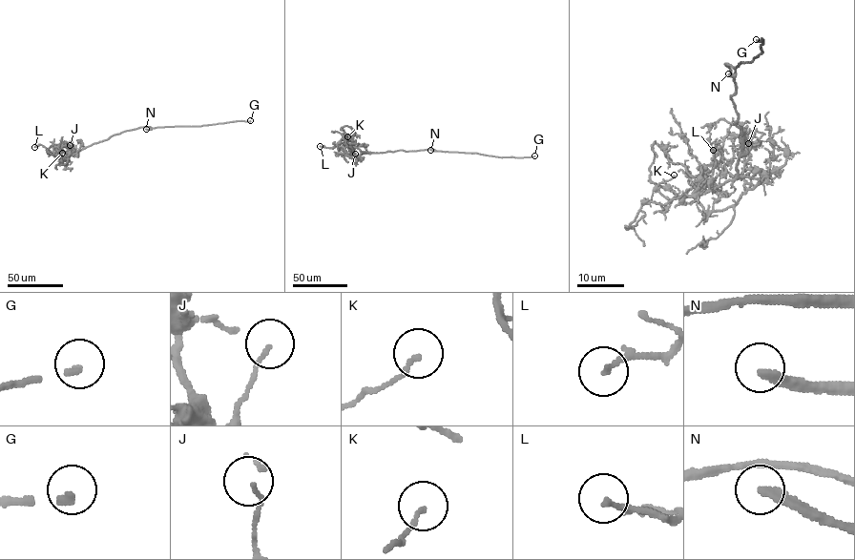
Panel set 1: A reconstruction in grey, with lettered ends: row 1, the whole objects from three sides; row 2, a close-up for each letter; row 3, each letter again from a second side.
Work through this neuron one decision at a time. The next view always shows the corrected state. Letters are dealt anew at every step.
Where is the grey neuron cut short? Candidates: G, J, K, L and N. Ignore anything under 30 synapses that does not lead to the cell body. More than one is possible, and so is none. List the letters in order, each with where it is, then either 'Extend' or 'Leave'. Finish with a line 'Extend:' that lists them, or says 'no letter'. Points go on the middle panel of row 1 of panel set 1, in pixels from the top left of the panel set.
G: Place: (534, 155). Extend
J: Place: (355, 154). Leave
K: Place: (347, 136). Leave
L: Place: (320, 146). Leave
N: Place: (430, 150). Extend
Extend: G, N

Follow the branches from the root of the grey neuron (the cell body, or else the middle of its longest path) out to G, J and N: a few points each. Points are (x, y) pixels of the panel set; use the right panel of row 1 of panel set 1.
G: (733, 80), (725, 64), (735, 70), (741, 62), (751, 62), (761, 52), (762, 40), (756, 39)
J: (733, 80), (731, 98), (742, 136), (737, 172), (760, 181), (752, 188), (743, 184), (742, 176), (748, 143)
N: (733, 80), (725, 64), (730, 64), (736, 71), (733, 75), (728, 73)

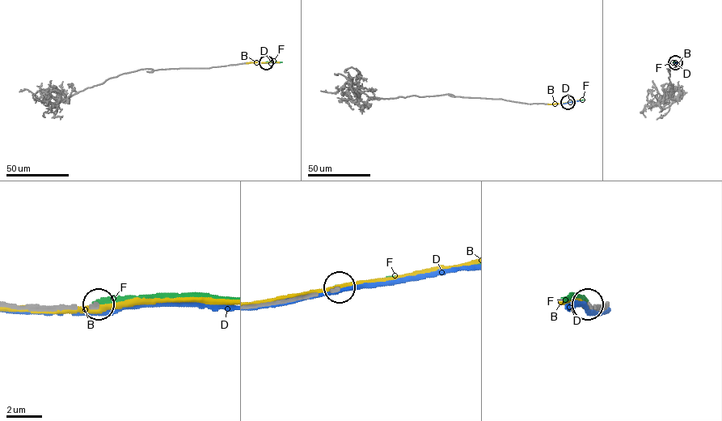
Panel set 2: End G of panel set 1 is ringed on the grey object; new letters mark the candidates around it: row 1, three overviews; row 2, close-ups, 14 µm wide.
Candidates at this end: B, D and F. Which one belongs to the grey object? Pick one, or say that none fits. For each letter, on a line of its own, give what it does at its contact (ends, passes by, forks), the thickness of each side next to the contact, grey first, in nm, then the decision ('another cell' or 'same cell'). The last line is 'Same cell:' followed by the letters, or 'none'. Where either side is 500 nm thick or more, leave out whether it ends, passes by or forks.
B: it passes by | 140/240 nm | another cell
D: it passes by | 140/240 nm | another cell
F: it ends | 140/220 nm | another cell
Same cell: none

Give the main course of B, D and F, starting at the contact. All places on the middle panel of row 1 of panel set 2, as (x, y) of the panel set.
B: (567, 102), (547, 104)
D: (567, 102), (580, 100)
F: (567, 102), (583, 99)

